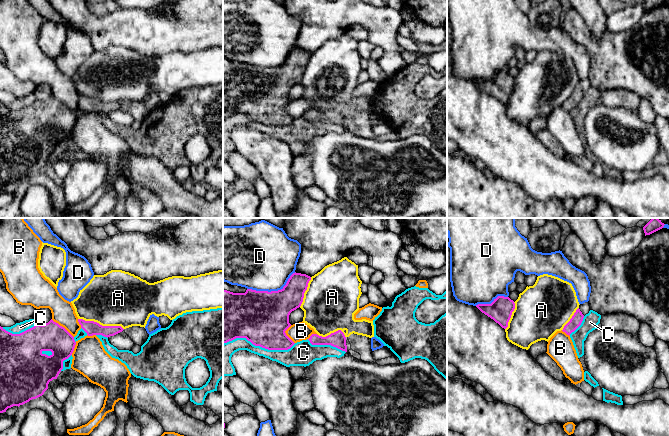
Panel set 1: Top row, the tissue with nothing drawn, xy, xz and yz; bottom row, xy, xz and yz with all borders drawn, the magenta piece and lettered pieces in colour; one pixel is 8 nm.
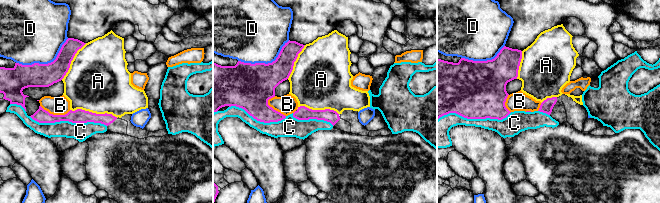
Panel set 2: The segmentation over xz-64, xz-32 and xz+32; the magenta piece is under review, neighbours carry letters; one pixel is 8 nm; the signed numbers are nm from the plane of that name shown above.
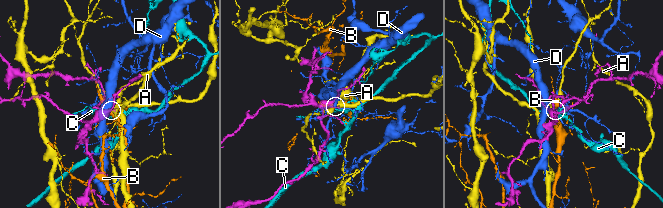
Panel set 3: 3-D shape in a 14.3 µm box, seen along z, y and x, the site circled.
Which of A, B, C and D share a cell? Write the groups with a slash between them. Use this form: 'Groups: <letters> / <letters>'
Groups: A / B / C / D

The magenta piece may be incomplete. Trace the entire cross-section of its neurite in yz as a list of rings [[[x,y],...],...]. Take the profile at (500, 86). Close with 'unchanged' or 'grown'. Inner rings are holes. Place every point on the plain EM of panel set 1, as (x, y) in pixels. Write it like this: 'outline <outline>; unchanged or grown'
outline [[[498,72],[491,80],[478,80],[476,83],[506,105],[515,85],[515,79],[509,73]]]; unchanged

